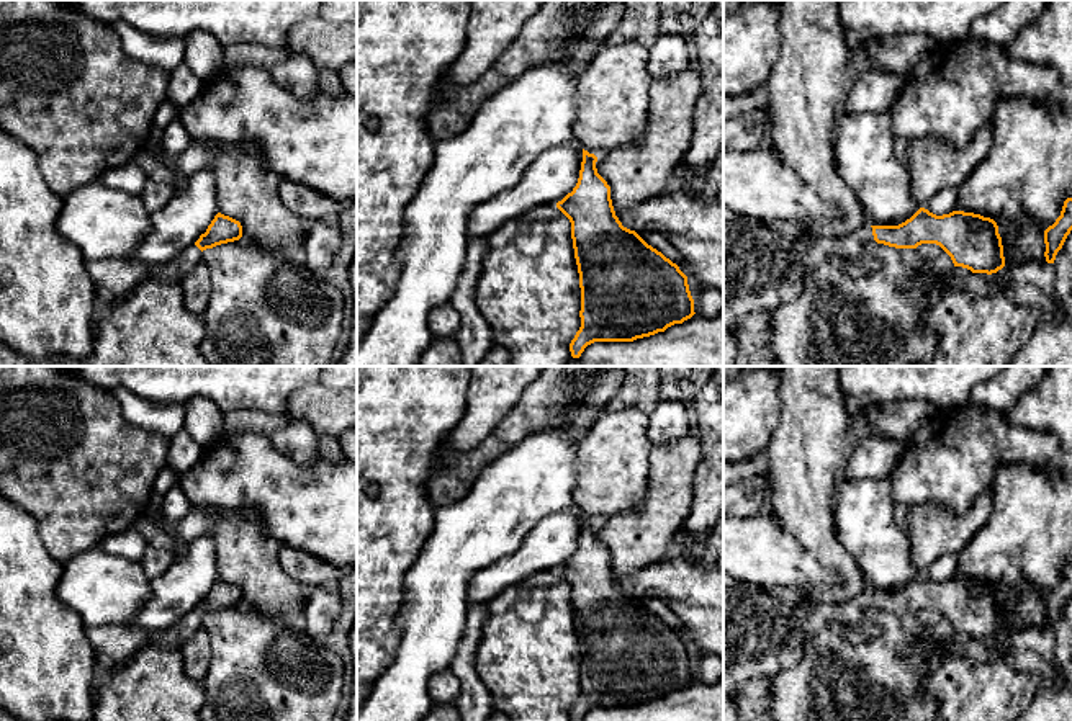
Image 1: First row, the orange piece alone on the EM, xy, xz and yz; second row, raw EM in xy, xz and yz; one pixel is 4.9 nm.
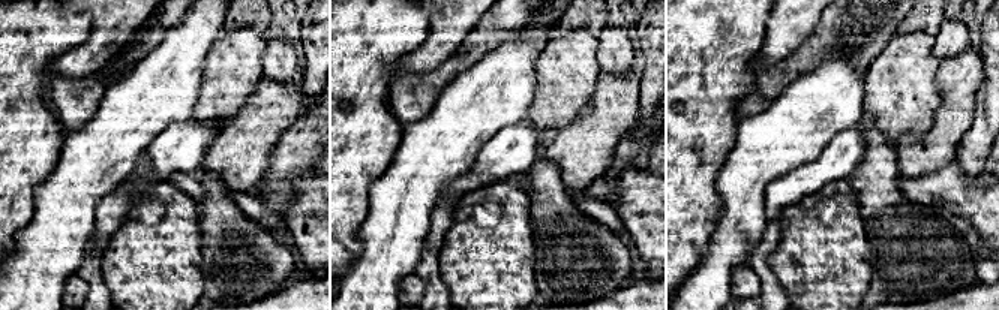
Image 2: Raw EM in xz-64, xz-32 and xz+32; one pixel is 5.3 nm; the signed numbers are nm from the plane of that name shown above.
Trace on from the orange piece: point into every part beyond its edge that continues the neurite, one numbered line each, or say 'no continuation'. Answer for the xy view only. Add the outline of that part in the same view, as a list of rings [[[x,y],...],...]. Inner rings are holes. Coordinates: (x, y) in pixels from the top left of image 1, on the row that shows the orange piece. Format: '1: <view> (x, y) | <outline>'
1: xy (174, 270) | [[[190,245],[165,263],[149,265],[149,276],[160,281],[180,283],[200,262],[201,250],[196,245]]]

